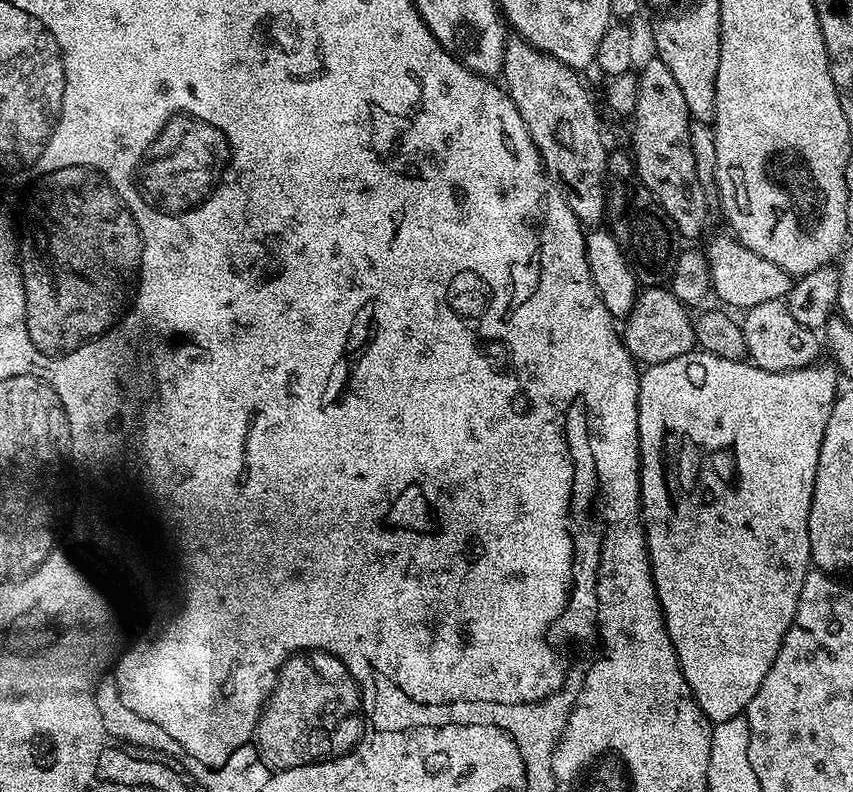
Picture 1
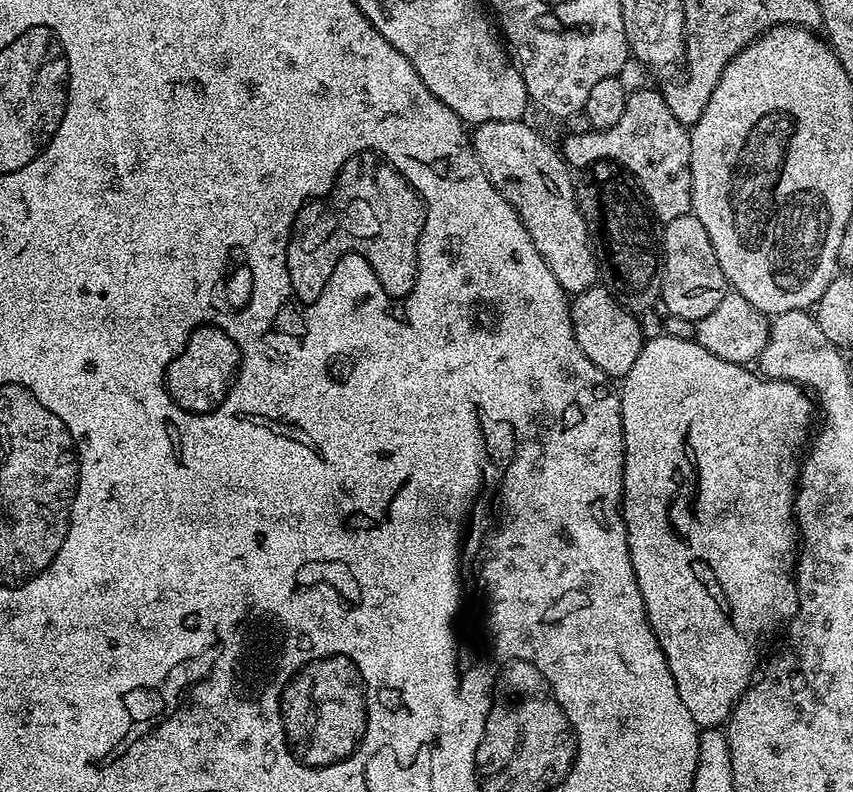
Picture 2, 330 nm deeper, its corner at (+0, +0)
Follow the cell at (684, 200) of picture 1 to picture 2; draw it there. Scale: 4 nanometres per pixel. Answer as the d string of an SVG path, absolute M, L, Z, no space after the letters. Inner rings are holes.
M647 86L637 92L629 92L628 101L626 102L626 110L622 110L622 118L618 118L618 122L614 122L614 126L593 130L587 132L586 134L582 134L581 136L565 135L563 137L564 148L562 147L562 155L564 157L564 163L572 170L577 170L576 168L584 168L580 170L588 170L591 169L597 162L608 162L604 160L613 160L613 162L616 163L613 165L619 166L625 172L629 172L629 174L636 179L637 184L639 184L641 190L644 191L644 198L648 202L648 207L652 209L653 217L655 217L657 221L667 222L673 220L674 218L682 218L683 216L689 215L692 210L692 183L690 182L690 132L682 122L678 122L678 118L674 118L674 114L671 112L670 106L666 106L666 98L664 97L663 91L656 89L655 92L653 88L654 87L652 86Z

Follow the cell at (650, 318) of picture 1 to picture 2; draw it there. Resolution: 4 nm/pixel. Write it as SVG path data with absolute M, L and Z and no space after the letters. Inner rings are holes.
M593 286L585 292L575 293L570 307L574 338L578 338L582 354L586 354L586 358L590 358L590 362L594 362L594 366L598 366L598 370L602 370L609 378L623 378L644 349L646 337L640 330L639 319L621 306L603 286Z

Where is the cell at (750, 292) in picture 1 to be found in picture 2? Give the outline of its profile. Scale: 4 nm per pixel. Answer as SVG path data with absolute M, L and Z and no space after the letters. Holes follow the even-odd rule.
M694 215L674 218L662 228L662 279L660 281L660 300L668 307L668 316L687 320L701 320L722 302L729 291L726 274L718 266L718 254L710 246L710 238Z

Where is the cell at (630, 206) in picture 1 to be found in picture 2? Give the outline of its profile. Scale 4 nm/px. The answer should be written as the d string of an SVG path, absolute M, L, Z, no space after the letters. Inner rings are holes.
M600 166L575 181L576 205L588 227L588 237L592 243L592 253L596 255L596 266L603 287L612 297L633 314L645 312L660 300L660 281L662 279L662 240L658 235L658 224L652 215L652 209L644 198L644 191L636 179L623 170L607 172Z

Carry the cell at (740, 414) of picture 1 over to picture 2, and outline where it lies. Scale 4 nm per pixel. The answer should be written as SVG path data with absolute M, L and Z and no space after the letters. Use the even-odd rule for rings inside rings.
M666 335L653 336L645 339L644 349L638 354L634 366L630 366L628 373L623 376L621 384L624 385L619 385L618 388L624 431L622 511L628 535L630 562L634 566L634 578L638 582L642 602L646 606L648 621L666 654L670 674L674 674L678 698L682 698L686 710L690 710L690 718L694 718L694 722L699 724L701 729L720 728L732 715L732 707L740 701L744 691L758 675L758 669L761 667L760 655L763 654L764 647L771 642L772 635L780 627L781 631L796 617L796 611L800 609L800 595L796 589L796 489L802 463L800 455L805 451L813 431L814 400L801 385L793 381L770 380L763 374L757 374L755 371L752 373L752 370L742 364L722 362L722 358L714 358L710 350L702 350L702 346L698 346L695 340L670 338Z

